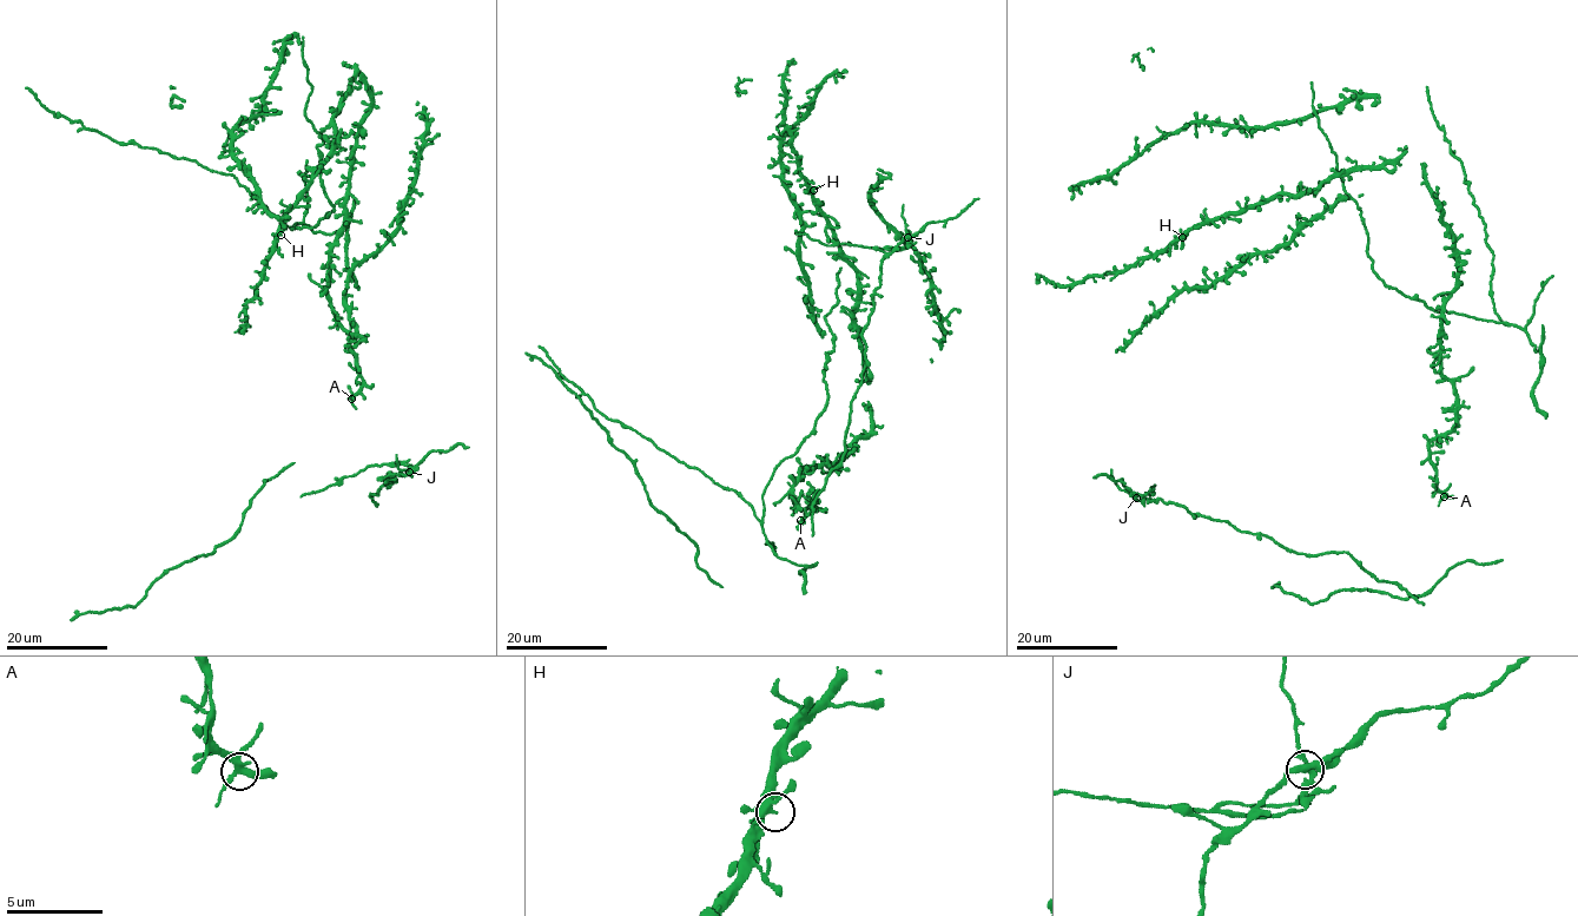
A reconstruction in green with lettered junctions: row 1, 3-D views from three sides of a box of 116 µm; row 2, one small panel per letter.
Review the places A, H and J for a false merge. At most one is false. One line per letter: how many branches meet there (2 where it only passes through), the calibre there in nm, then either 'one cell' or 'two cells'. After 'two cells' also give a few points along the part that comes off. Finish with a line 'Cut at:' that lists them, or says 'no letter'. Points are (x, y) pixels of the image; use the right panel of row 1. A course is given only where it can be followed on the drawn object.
A: 4 branches meet; 320 nm thick; one cell
H: 4 branches meet; 320 nm thick; one cell
J: 4 branches meet; 280 nm thick; two cells; foreign part runs (1136, 498), (1155, 485), (1151, 489), (1155, 493), (1146, 494)
Cut at: J

